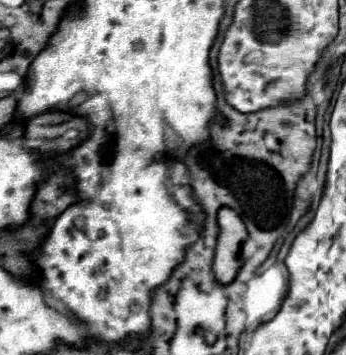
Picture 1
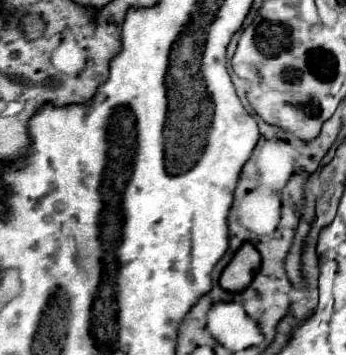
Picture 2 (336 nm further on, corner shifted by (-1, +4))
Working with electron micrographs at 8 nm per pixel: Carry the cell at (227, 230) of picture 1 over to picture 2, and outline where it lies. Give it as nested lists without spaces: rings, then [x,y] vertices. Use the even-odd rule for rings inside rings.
[[[246,242],[234,254],[232,262],[224,268],[220,276],[220,286],[230,294],[244,292],[244,288],[248,288],[258,270],[260,270],[260,254],[252,244]]]

